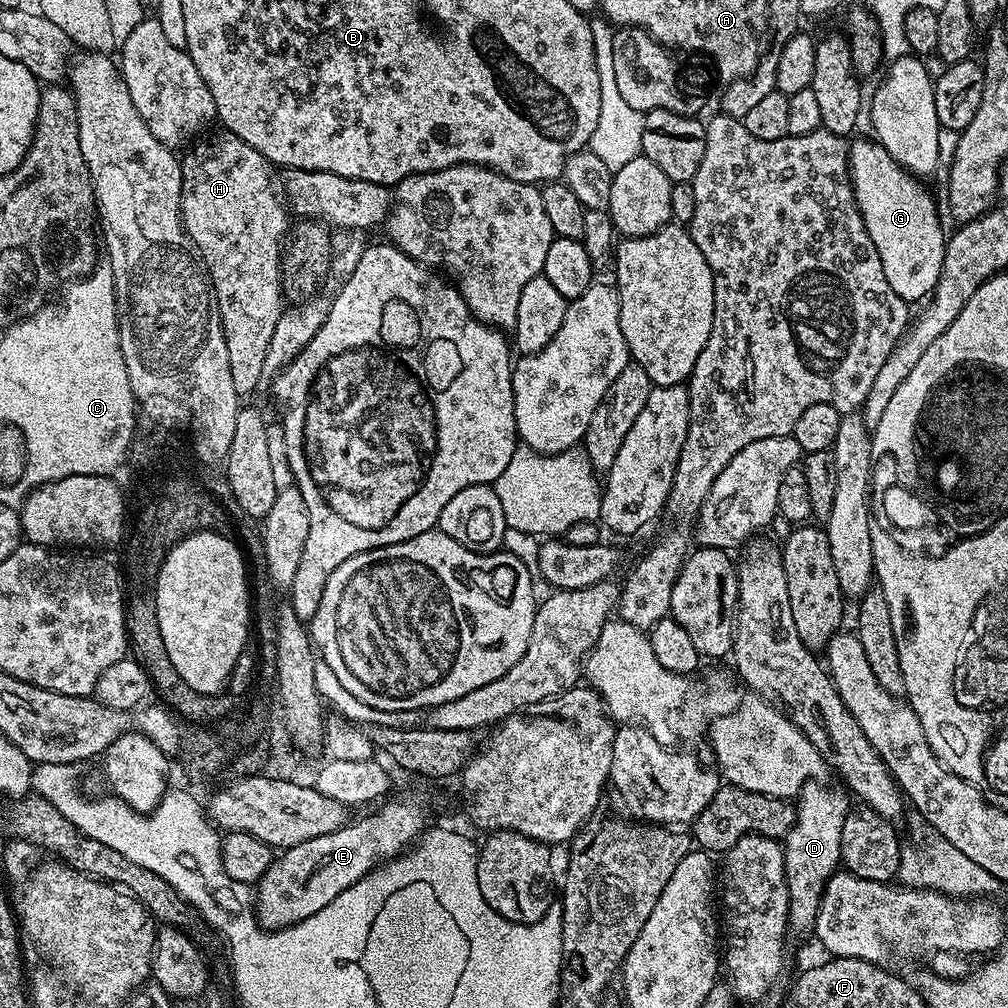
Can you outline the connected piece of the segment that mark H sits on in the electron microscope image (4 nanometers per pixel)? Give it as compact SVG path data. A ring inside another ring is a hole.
M219 131L213 136L205 135L197 139L187 149L189 152L180 160L182 174L180 212L184 216L184 228L207 259L212 284L216 288L220 320L223 322L224 336L231 351L234 388L241 396L247 396L256 386L261 385L262 366L268 344L284 309L283 272L280 262L282 249L290 232L290 223L288 224L290 212L285 205L285 209L280 205L282 196L277 185L276 188L272 185L273 169L264 156L258 154L254 146L242 142L242 138L238 138L232 132Z

